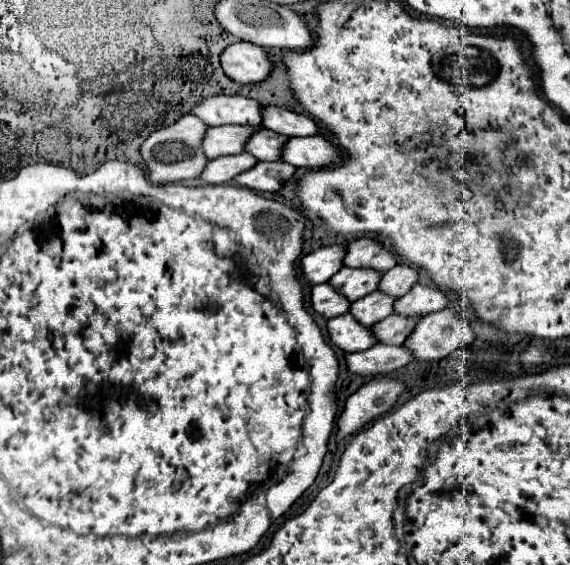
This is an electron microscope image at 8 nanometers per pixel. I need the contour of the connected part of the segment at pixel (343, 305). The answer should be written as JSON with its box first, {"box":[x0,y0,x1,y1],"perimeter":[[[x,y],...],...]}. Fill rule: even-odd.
{"box":[312,283,350,319],"perimeter":[[[320,283],[320,285],[312,287],[312,307],[326,319],[332,319],[332,317],[348,313],[350,301],[346,301],[346,297],[342,297],[342,293],[334,291],[334,287],[330,283]]]}

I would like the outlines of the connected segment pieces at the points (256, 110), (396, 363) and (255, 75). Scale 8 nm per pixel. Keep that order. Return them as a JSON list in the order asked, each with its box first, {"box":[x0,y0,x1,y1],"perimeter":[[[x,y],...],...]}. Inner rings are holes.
[{"box":[192,97,262,125],"perimeter":[[[210,97],[196,105],[192,113],[204,119],[208,125],[262,125],[262,121],[248,121],[248,119],[262,119],[262,105],[250,97]]]},{"box":[346,345,414,375],"perimeter":[[[374,345],[366,351],[358,353],[348,353],[346,355],[346,365],[352,373],[356,375],[386,375],[392,373],[406,363],[414,361],[414,355],[410,355],[410,349],[404,345]]]},{"box":[222,43,274,83],"perimeter":[[[234,43],[222,53],[222,67],[228,77],[240,83],[260,83],[270,77],[274,63],[268,51],[254,43]]]}]

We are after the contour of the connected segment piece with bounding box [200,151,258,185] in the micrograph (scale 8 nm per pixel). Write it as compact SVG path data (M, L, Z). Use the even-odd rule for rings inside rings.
M238 153L238 155L230 155L230 157L218 157L212 159L204 173L200 175L200 179L208 185L218 185L218 183L230 183L236 175L244 173L246 169L252 169L258 163L258 159L250 153Z

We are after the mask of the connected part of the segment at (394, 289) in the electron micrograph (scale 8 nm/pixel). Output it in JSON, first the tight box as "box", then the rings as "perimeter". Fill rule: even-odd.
{"box":[378,263,418,297],"perimeter":[[[404,263],[404,265],[396,265],[384,273],[378,289],[392,297],[402,297],[414,287],[416,281],[418,281],[418,271],[412,265]]]}

